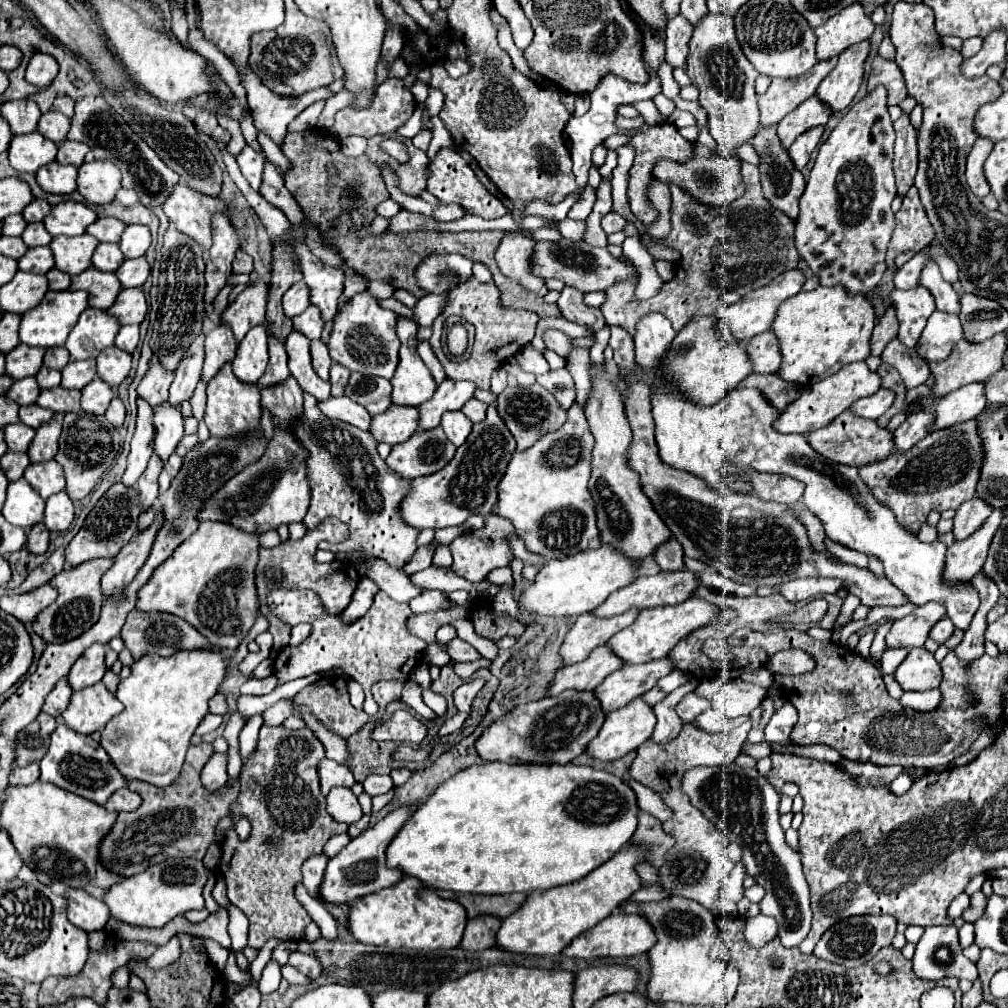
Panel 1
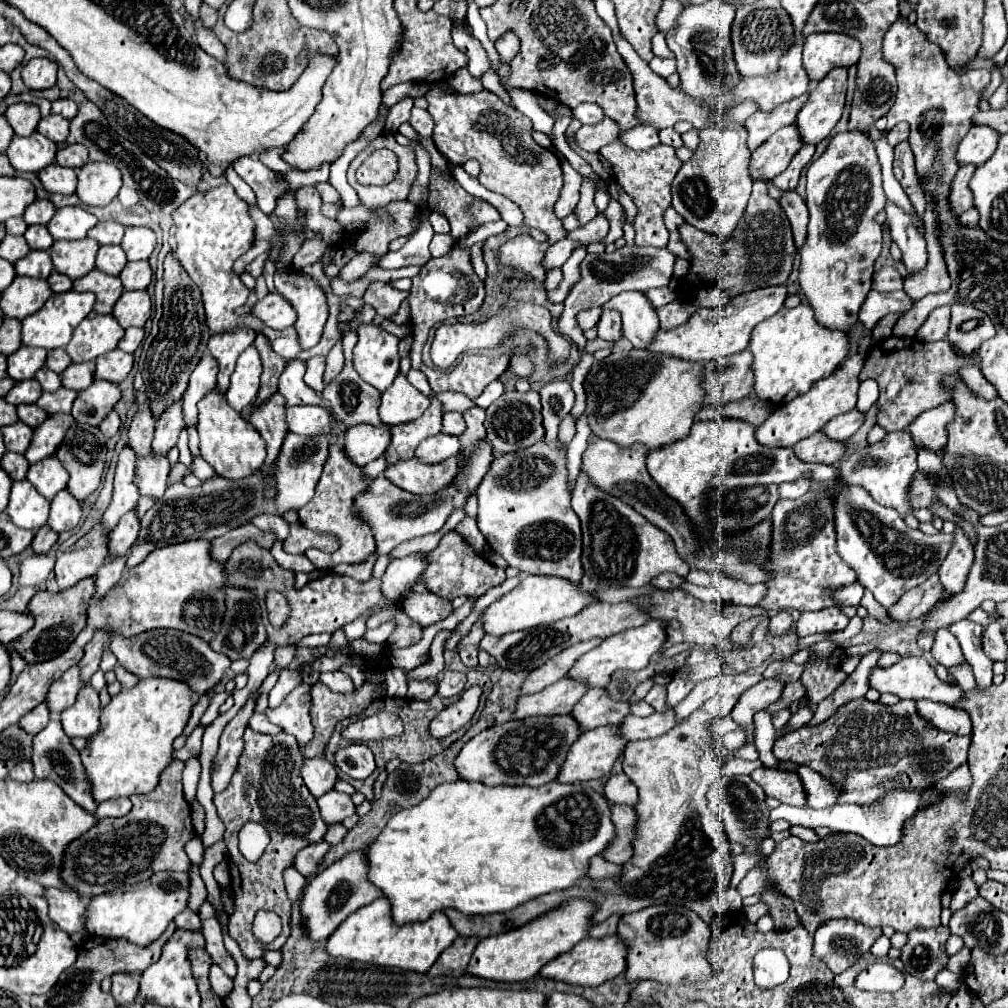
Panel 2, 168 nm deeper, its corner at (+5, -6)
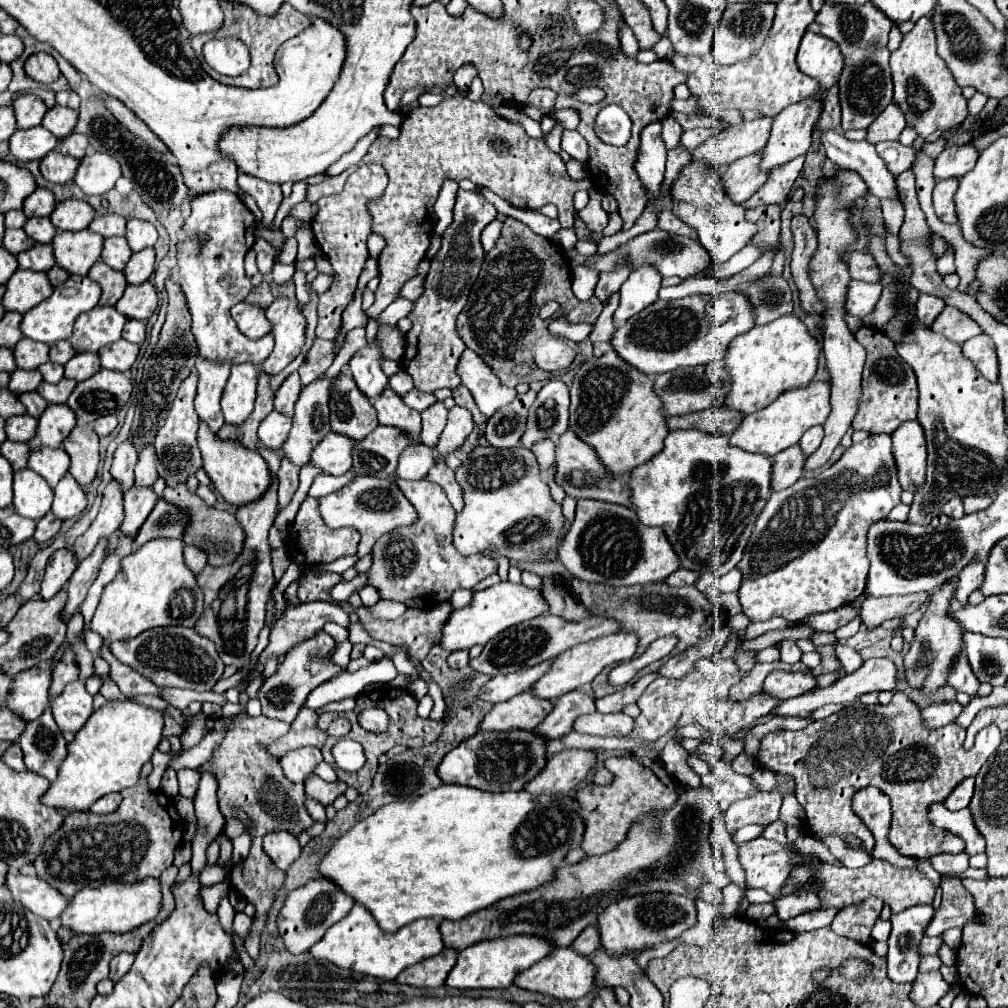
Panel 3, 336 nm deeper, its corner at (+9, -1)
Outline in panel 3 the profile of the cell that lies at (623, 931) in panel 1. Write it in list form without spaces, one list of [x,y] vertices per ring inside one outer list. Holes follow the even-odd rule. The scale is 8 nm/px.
[[[555,948],[543,960],[539,960],[531,968],[517,974],[513,984],[523,988],[523,990],[529,990],[529,992],[539,992],[539,994],[551,996],[551,998],[555,998],[559,1002],[579,1000],[579,998],[583,998],[585,994],[589,994],[593,990],[595,966],[593,966],[593,962],[589,958],[577,954],[571,948]]]

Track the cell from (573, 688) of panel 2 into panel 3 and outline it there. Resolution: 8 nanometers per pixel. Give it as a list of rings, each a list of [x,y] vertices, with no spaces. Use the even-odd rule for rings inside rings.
[[[517,694],[507,702],[501,702],[489,710],[481,720],[477,732],[509,732],[509,730],[527,730],[531,732],[537,724],[543,722],[545,714],[553,708],[551,702],[533,698],[533,694]]]

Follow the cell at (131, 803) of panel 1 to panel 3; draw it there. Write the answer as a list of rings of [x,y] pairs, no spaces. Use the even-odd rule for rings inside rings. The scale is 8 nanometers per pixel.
[[[107,794],[91,806],[91,812],[93,814],[111,814],[113,810],[117,810],[119,804],[121,804],[121,794]]]

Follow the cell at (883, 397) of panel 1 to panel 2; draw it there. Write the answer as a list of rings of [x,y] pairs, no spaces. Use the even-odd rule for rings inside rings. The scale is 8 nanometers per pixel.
[[[853,409],[849,413],[843,413],[843,415],[837,415],[833,417],[825,427],[823,431],[829,433],[831,439],[837,439],[837,441],[847,441],[865,421],[865,415],[859,411],[859,409]]]

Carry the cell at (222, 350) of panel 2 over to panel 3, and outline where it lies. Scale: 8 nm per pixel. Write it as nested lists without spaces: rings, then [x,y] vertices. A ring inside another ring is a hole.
[[[197,360],[195,368],[199,372],[195,412],[203,422],[207,422],[209,430],[217,434],[219,428],[225,424],[221,408],[219,408],[219,400],[221,400],[225,384],[227,384],[231,366],[213,366],[213,362]]]

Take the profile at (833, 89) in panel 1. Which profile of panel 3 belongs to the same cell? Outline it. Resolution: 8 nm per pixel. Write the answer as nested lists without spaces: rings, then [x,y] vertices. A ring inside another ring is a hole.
[[[797,102],[777,114],[773,118],[771,136],[763,150],[759,170],[771,172],[773,168],[807,154],[811,146],[811,132],[821,112],[821,102]]]

